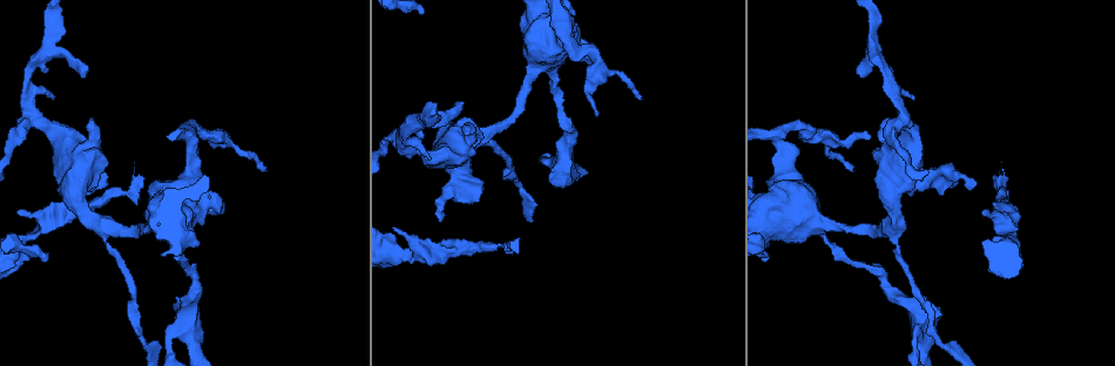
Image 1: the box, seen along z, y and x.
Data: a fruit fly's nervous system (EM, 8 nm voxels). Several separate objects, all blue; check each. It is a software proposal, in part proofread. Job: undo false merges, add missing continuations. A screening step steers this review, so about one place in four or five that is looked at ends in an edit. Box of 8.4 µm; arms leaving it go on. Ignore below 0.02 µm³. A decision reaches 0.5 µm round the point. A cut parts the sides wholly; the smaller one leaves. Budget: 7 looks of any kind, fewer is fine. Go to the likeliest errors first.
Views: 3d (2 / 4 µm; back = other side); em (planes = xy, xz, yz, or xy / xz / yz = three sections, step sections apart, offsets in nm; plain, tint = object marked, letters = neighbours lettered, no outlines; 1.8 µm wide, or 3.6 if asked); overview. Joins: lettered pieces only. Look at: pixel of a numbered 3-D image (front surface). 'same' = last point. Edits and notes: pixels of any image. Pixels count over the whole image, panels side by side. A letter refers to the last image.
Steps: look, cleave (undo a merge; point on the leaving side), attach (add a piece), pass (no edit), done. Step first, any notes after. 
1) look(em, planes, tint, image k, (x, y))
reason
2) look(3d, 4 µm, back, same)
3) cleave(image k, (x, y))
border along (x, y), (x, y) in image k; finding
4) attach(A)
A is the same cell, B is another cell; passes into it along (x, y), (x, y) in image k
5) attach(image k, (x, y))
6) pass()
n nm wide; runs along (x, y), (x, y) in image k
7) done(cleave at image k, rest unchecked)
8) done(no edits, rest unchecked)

look(3d, 2 µm, image 1, (1001, 169))
tapers out

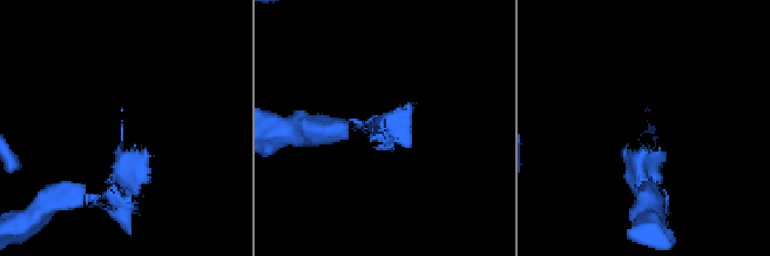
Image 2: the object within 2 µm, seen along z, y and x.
look(em, planes, letters, image 2, (650, 126))
shape alone is not enough

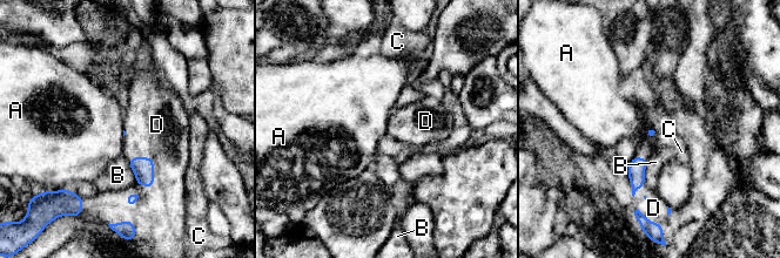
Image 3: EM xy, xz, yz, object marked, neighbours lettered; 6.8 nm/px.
attach(D)
D is the same cell, A, B and C are other cells; it goes on there

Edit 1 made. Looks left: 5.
look(overview)

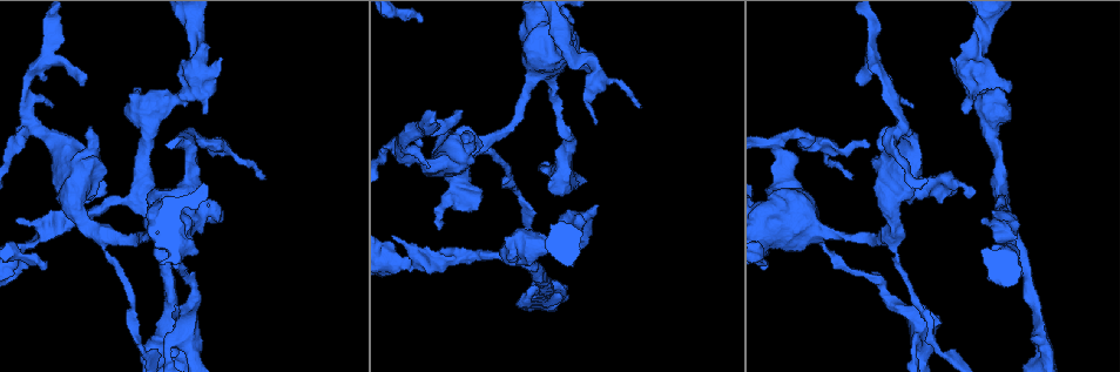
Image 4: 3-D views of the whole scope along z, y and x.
look(3d, 4 µm, image 4, (407, 158))
abrupt turn

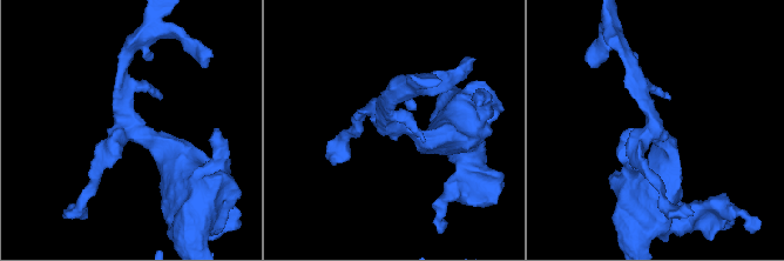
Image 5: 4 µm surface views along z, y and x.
look(em, xz, step 8, tint, image 5, (394, 129))
3 arms; arms of 200, 220, 340 nm; now the EM

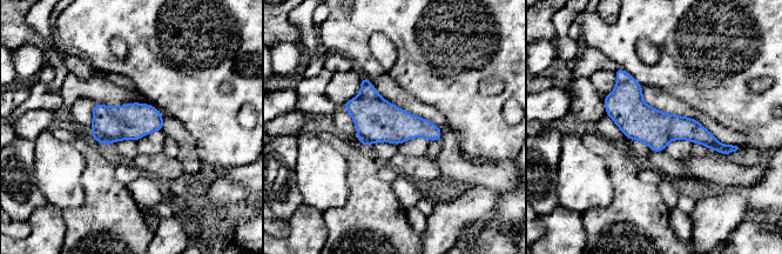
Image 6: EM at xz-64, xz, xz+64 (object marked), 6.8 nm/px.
look(em, planes, letters, same)
cut it another way

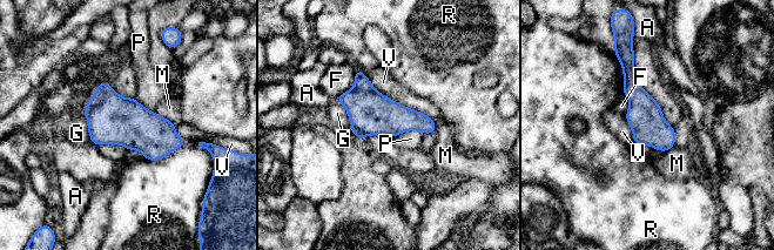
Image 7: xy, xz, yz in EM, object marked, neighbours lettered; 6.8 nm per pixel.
pass()
240 nm wide; A, F, G, M, P, R and V are other cells; border along (423, 133), (408, 129), (392, 139) in image 7; continuous, no second neuron

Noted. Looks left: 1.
look(em, xy, step 4, letters, image 4, (18, 276))

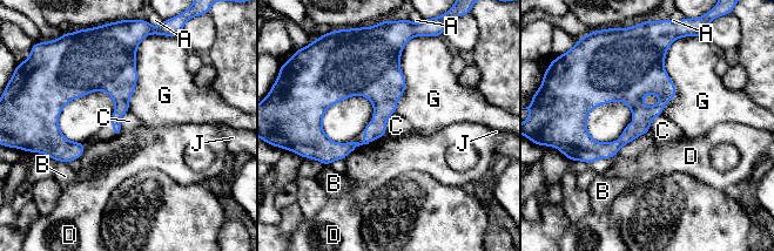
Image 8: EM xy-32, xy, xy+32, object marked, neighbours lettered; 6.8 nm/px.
pass()
A, B, C, D, G and J are other cells; border along (129, 109), (121, 116), (122, 129) in image 8; no lettered piece goes on from it

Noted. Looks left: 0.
done(attach at image 3, rest unchecked)

